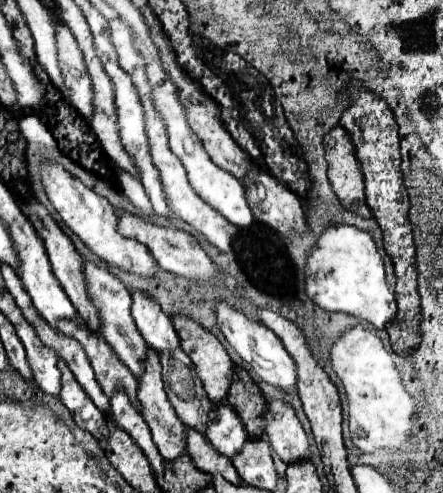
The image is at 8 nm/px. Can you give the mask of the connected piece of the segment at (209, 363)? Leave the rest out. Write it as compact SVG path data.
M176 316L174 320L174 330L180 338L180 346L182 350L190 356L190 360L194 362L196 366L196 372L204 384L204 390L208 394L208 398L214 402L214 404L222 404L228 396L228 386L232 382L232 374L234 374L234 362L230 360L230 356L226 354L224 346L218 342L216 336L212 336L210 332L206 332L204 328L200 328L196 322L192 322L190 318L184 318L184 316Z

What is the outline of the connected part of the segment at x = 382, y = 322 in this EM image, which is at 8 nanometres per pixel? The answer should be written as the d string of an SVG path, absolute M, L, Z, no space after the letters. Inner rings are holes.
M330 226L328 230L324 230L324 234L318 240L318 246L308 254L306 294L320 308L344 312L344 314L350 314L358 320L366 320L378 330L384 330L388 322L396 320L396 300L394 300L394 292L390 290L390 286L386 282L382 256L378 254L378 248L376 248L372 236L364 230L354 228L354 226Z

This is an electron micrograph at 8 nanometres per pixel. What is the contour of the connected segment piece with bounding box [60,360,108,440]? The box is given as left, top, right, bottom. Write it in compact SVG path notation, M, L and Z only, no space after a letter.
M60 360L60 370L62 370L60 400L70 410L70 414L74 416L76 426L88 430L96 440L108 438L108 426L106 426L108 420L106 420L106 416L100 414L100 410L92 404L92 400L86 396L86 392L76 382L76 378L72 378L72 372L68 370L68 366L64 366L62 360Z

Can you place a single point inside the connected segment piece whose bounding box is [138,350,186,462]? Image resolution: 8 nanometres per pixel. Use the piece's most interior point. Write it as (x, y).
(169, 434)

